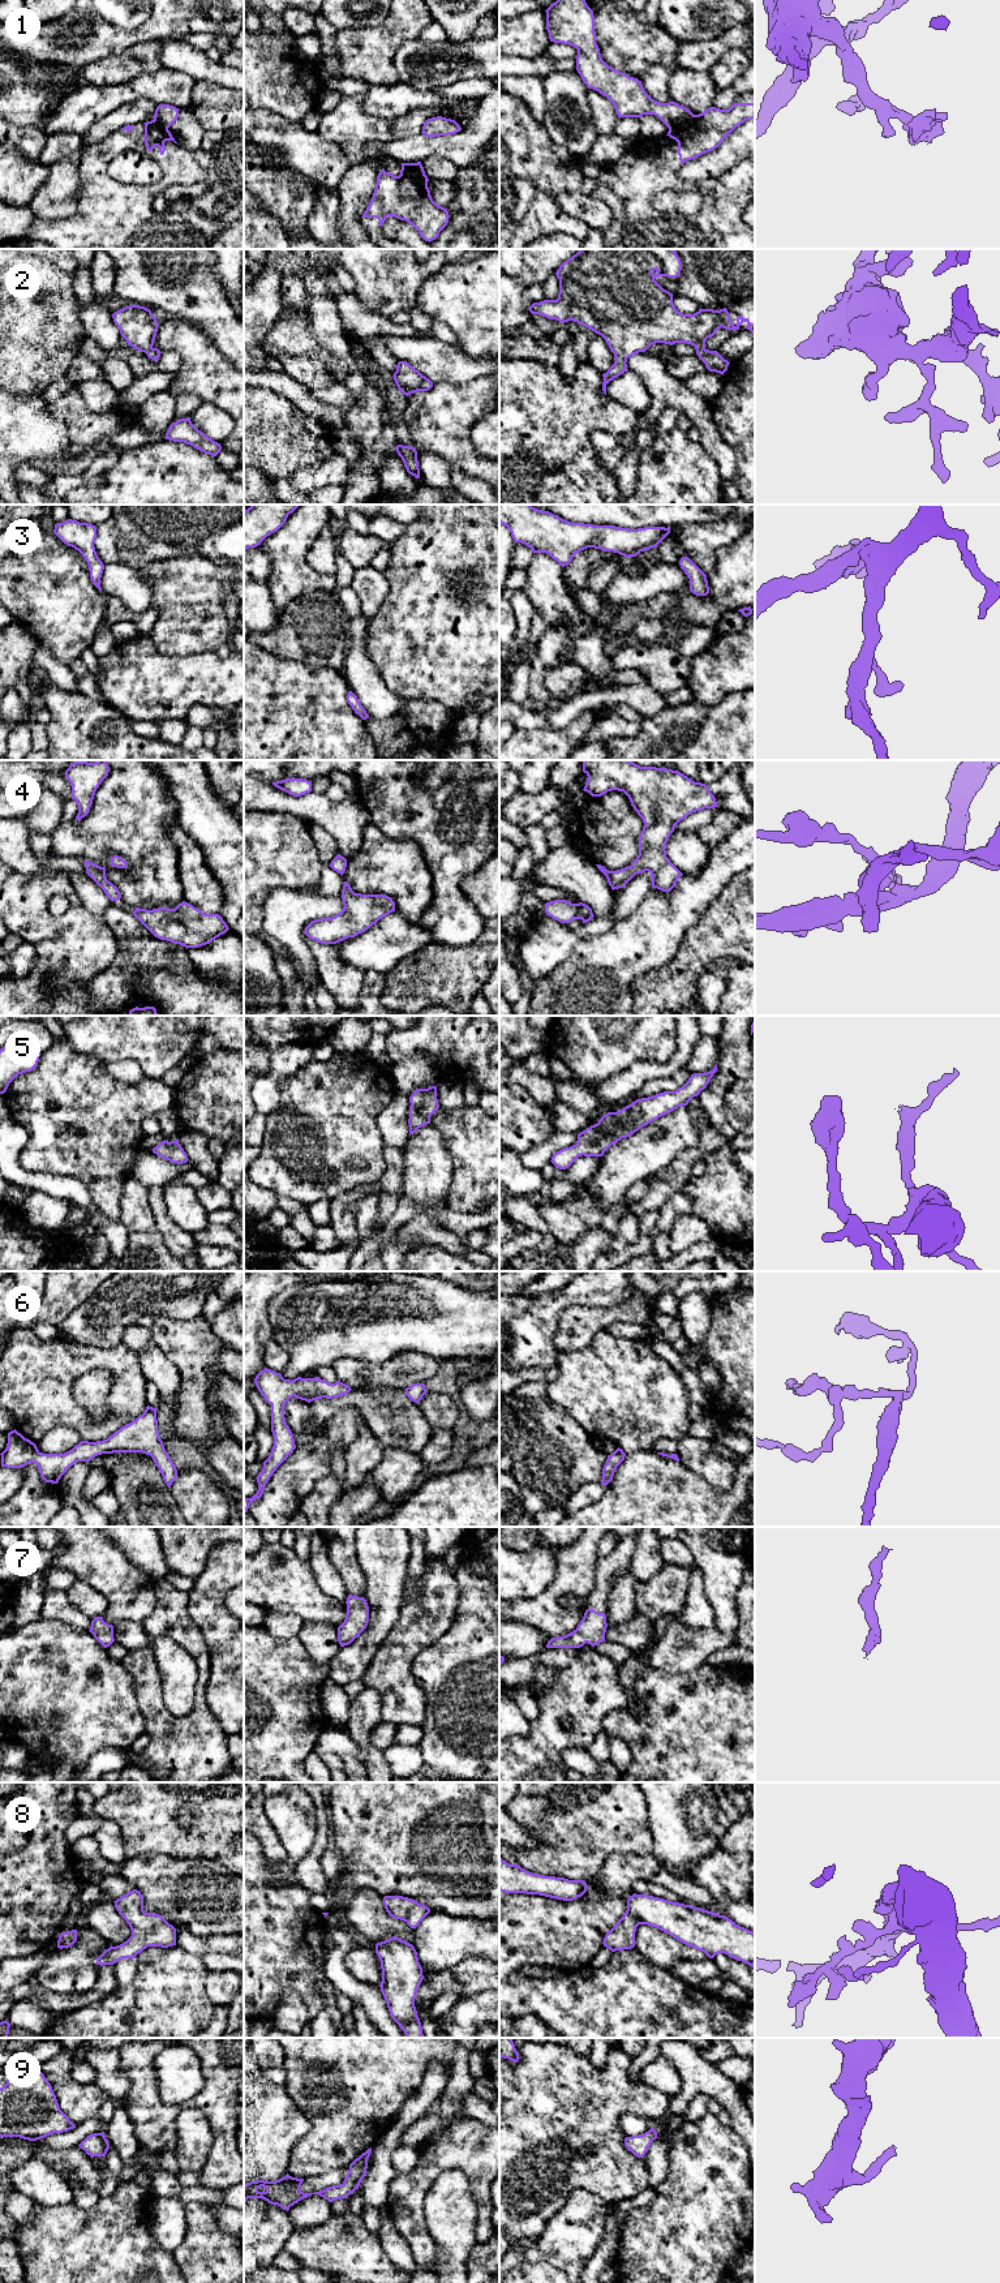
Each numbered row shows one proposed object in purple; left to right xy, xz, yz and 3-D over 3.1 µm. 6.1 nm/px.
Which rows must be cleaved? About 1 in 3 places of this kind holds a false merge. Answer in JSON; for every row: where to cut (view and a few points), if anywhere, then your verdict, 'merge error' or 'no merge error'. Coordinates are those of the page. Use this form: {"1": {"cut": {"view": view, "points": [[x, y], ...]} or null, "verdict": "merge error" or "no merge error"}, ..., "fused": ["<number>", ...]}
{"1": {"cut": {"view": "yz", "points": [[694, 115], [690, 120], [669, 129]]}, "verdict": "merge error"}, "2": {"cut": null, "verdict": "no merge error"}, "3": {"cut": null, "verdict": "no merge error"}, "4": {"cut": null, "verdict": "no merge error"}, "5": {"cut": null, "verdict": "no merge error"}, "6": {"cut": null, "verdict": "no merge error"}, "7": {"cut": null, "verdict": "no merge error"}, "8": {"cut": null, "verdict": "no merge error"}, "9": {"cut": null, "verdict": "no merge error"}, "fused": ["1"]}

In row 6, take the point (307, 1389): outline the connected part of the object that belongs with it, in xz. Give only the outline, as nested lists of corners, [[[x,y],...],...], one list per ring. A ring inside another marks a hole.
[[[265,1368],[256,1378],[254,1383],[263,1396],[263,1399],[271,1406],[271,1432],[274,1436],[274,1446],[269,1458],[263,1462],[263,1468],[256,1477],[258,1482],[258,1490],[252,1498],[244,1497],[244,1514],[248,1511],[250,1503],[262,1497],[265,1486],[276,1468],[288,1458],[296,1449],[293,1434],[286,1422],[284,1407],[292,1398],[305,1400],[308,1403],[322,1398],[339,1398],[349,1392],[352,1389],[336,1381],[329,1383],[327,1381],[316,1378],[284,1379],[280,1373]]]

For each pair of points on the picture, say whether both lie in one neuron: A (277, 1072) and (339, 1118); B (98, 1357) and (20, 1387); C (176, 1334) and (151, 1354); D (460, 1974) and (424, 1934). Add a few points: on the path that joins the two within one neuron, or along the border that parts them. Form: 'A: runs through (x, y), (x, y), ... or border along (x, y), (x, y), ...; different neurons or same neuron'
A: border along (312, 1060), (282, 1082), (280, 1103), (278, 1107); different neurons
B: runs through (78, 1360), (58, 1363), (39, 1374); same neuron
C: border along (153, 1342), (179, 1370); different neurons
D: border along (484, 1958), (466, 1956), (453, 1966), (434, 1972); different neurons

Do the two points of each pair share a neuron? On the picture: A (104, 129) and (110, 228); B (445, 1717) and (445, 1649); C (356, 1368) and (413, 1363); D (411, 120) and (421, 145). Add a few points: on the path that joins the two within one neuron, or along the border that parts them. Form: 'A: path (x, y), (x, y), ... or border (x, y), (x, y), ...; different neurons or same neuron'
A: border (133, 125), (125, 125), (99, 141), (82, 146); different neurons
B: path (445, 1700), (445, 1666); same neuron
C: path (370, 1372), (399, 1370); same neuron
D: border (420, 132), (395, 138); different neurons

